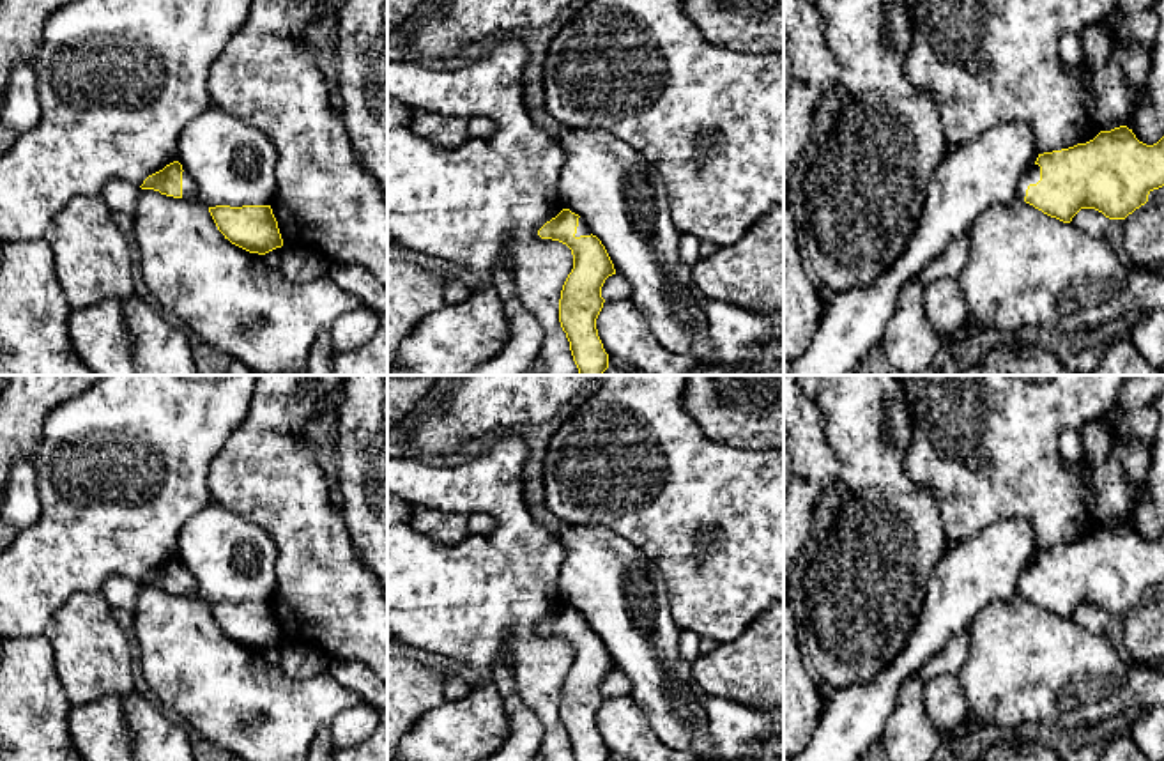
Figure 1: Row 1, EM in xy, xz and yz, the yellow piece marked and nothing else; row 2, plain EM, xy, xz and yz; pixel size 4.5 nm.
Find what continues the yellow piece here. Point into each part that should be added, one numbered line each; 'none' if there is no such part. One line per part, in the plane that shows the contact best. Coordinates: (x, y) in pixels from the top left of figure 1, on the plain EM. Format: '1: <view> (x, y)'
1: yz (1032, 572)

